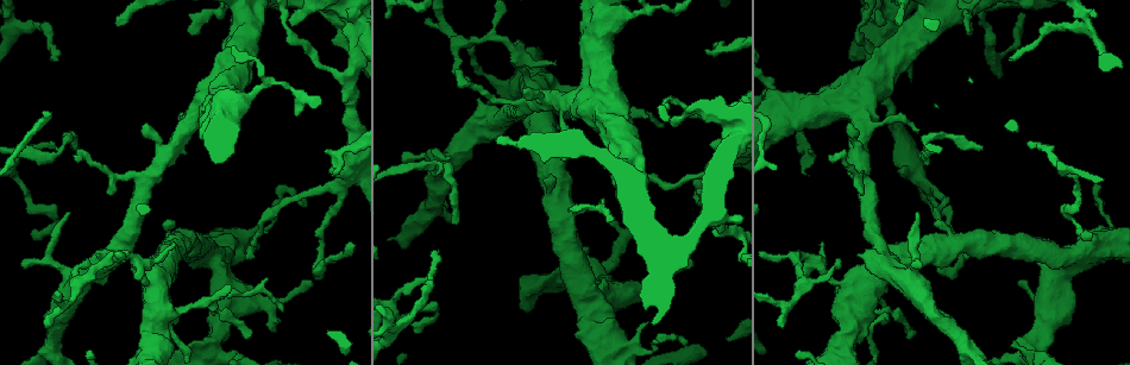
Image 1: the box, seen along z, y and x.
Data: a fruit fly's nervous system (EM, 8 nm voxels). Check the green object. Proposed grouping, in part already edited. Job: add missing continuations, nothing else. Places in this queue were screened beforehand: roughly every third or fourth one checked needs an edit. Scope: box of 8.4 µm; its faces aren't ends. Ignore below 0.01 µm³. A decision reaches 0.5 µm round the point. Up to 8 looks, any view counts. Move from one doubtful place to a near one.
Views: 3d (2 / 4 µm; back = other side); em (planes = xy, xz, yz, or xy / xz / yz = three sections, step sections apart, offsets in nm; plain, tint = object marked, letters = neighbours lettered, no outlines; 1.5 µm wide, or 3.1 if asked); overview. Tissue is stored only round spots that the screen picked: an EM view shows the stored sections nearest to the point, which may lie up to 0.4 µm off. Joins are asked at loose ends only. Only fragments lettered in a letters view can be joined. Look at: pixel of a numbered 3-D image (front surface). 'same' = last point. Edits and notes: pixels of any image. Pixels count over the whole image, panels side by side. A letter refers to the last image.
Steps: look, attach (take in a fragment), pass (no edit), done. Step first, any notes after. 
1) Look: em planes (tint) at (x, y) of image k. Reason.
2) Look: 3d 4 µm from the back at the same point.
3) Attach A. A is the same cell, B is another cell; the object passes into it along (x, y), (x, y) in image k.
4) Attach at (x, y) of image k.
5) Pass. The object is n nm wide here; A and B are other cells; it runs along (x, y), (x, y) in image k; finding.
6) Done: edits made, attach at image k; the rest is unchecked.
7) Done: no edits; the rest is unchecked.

Look: em planes (tint) at (38, 235) of image 1. An open end.

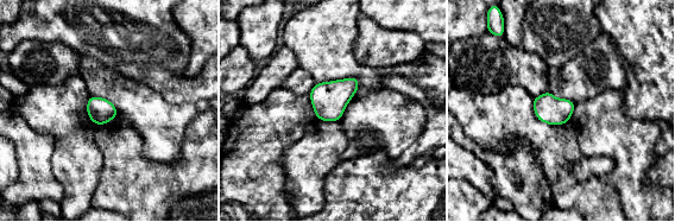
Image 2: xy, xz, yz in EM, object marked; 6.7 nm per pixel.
Look: em planes (letters) at the same point. See the neighbours.

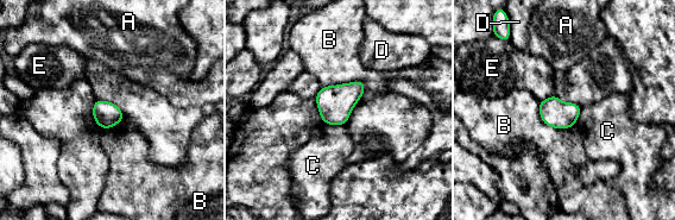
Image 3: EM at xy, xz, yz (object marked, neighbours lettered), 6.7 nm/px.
Pass. A, B, C, D and E are other cells; a border runs along (322, 87), (360, 81), (365, 92) in image 3; no lettered fragment goes on from it.

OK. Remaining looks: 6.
Look: 3d 2 µm at (74, 148) of image 1. Thin end.

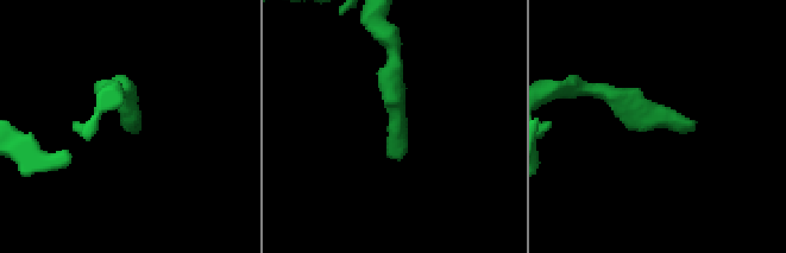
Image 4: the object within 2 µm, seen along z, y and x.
Look: em planes (letters) at (393, 158) of image 4.

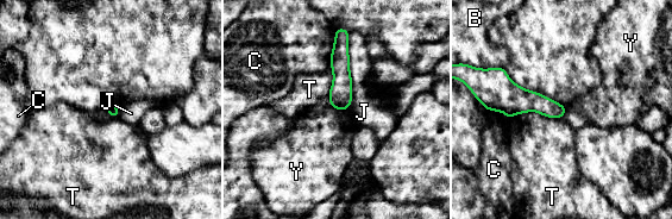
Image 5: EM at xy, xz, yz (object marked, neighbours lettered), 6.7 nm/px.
Pass. B, C, J, T and Y are other cells; it runs along (343, 36), (343, 107) in image 5; no lettered fragment goes on from it.

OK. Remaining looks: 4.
Look: em planes (letters) at (470, 80) of image 1. Thin end.

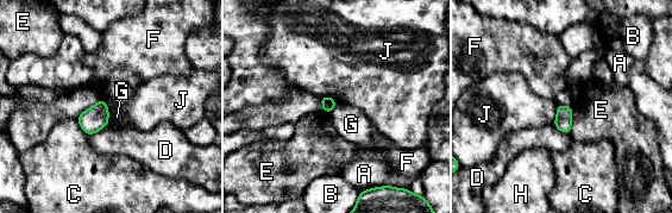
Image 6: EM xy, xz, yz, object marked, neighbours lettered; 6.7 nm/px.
Pass. A, B, C, D, E, F, G, H and J are other cells; a border runs along (105, 101), (108, 108), (110, 124) in image 6; none of them fits.

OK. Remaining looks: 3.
Done: no edits; the rest is unchecked.

